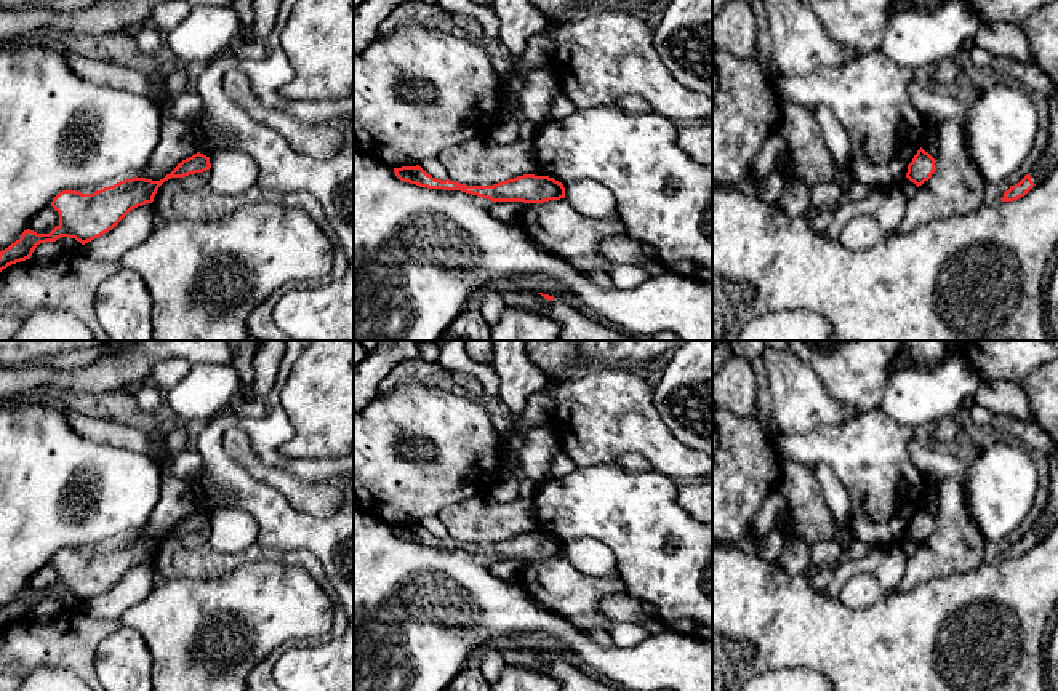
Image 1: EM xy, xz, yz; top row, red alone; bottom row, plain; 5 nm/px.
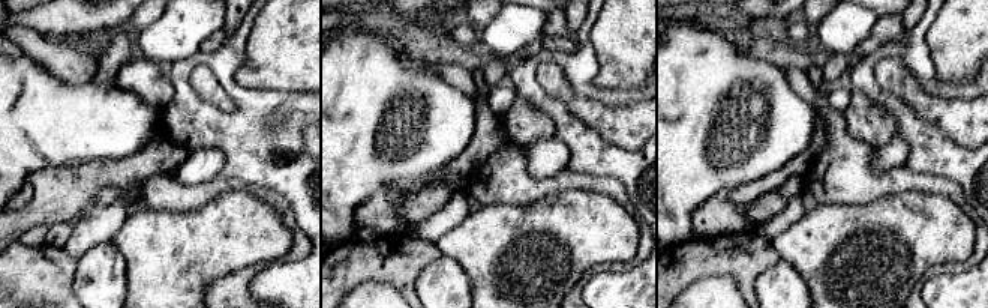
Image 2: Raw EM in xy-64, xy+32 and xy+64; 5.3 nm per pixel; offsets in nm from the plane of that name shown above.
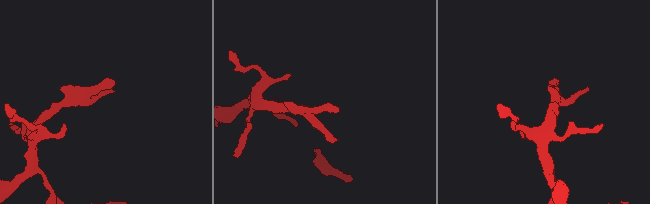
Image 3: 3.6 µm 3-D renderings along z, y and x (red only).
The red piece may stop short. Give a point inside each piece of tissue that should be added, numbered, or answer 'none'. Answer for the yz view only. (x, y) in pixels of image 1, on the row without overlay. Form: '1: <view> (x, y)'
1: yz (1028, 434)

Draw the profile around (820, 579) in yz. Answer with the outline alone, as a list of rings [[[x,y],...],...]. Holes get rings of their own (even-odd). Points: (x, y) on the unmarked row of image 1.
[[[845,549],[844,553],[837,558],[837,563],[832,568],[821,569],[818,573],[808,573],[808,574],[805,574],[810,587],[813,587],[813,589],[824,589],[829,584],[829,581],[832,579],[834,573],[845,561],[850,561],[850,560],[852,560],[852,557],[848,553],[848,550]]]

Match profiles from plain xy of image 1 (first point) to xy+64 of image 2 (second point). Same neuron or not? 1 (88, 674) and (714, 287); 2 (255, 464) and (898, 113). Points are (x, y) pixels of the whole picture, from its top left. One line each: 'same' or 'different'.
1: different
2: different

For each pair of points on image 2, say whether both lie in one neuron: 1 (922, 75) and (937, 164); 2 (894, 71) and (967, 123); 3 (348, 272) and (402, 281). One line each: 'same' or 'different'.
1: same
2: same
3: same

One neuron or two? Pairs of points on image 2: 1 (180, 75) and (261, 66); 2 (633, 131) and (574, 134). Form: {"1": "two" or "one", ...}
{"1": "two", "2": "two"}

